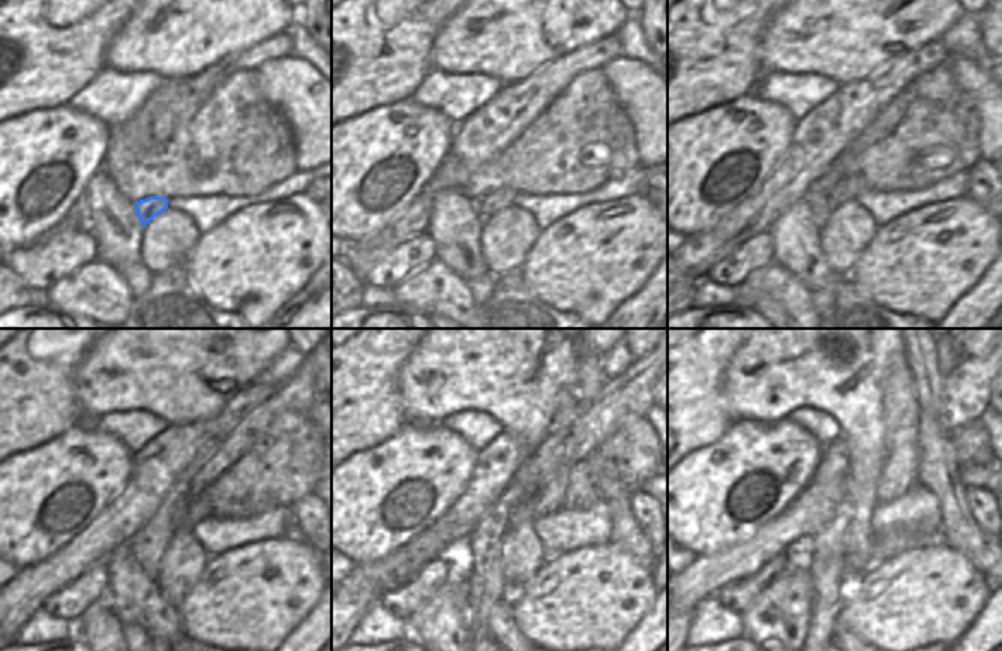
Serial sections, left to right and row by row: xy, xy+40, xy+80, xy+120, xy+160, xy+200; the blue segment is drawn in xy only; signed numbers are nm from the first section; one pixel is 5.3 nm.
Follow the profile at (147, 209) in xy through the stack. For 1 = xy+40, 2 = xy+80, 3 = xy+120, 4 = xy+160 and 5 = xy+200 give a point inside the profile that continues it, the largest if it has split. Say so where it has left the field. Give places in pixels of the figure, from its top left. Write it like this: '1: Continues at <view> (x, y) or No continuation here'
1: Continues at xy+40 (486, 206)
2: Continues at xy+80 (848, 188)
3: Continues at xy+120 (198, 507)
4: Continues at xy+160 (551, 497)
5: Continues at xy+200 (900, 411)

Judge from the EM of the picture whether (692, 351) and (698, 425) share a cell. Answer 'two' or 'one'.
one

